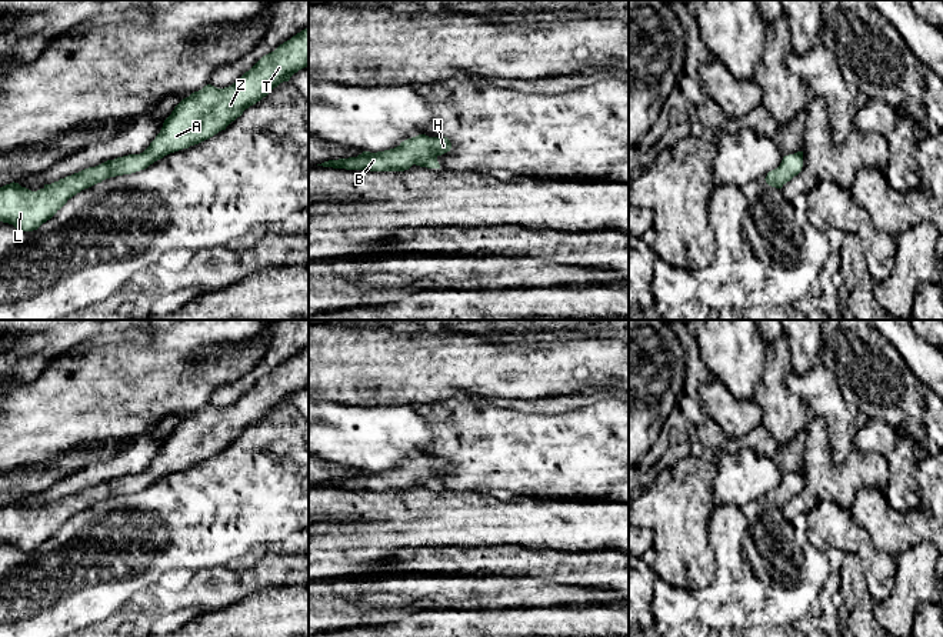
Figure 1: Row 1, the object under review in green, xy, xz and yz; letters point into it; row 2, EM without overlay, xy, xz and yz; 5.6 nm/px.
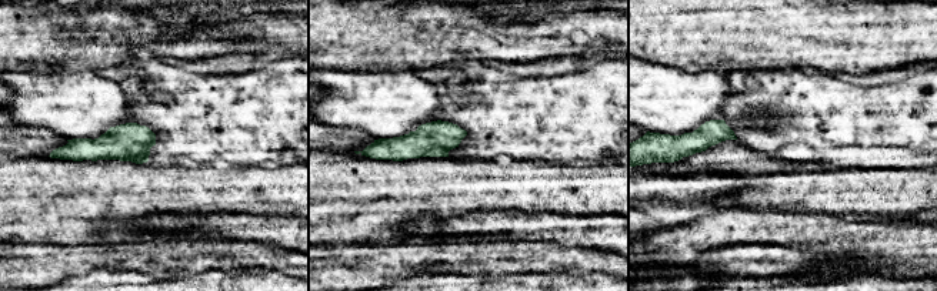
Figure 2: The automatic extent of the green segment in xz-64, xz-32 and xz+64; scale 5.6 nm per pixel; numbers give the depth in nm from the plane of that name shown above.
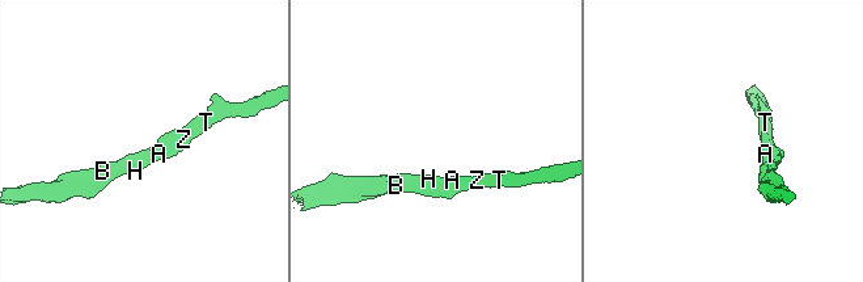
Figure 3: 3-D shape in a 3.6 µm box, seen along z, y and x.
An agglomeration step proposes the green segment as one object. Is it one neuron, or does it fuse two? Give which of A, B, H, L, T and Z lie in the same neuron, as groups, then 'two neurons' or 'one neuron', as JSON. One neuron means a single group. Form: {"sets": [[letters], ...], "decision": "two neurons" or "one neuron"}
{"sets": [["A", "B", "H", "L", "T", "Z"]], "decision": "one neuron"}

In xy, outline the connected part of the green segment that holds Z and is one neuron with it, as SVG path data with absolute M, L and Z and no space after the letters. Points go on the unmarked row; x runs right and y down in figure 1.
M309 347L263 376L229 407L211 404L183 418L164 440L160 453L140 474L107 480L31 511L19 503L0 507L0 541L21 551L37 550L69 518L106 498L147 488L164 476L199 464L234 441L274 407L309 386Z

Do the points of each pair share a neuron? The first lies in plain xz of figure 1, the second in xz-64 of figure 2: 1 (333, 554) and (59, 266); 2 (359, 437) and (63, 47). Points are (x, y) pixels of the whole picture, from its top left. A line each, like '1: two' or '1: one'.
1: two
2: two

